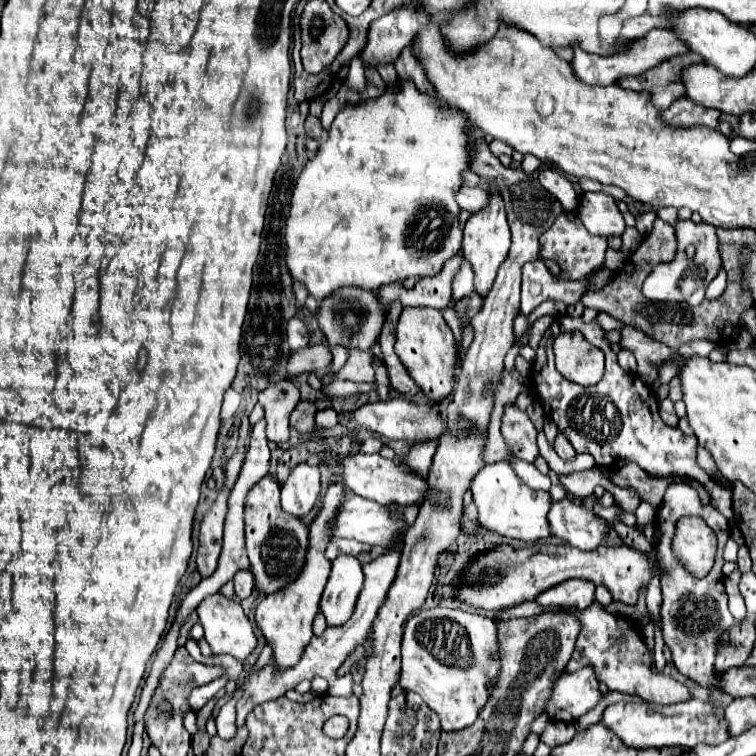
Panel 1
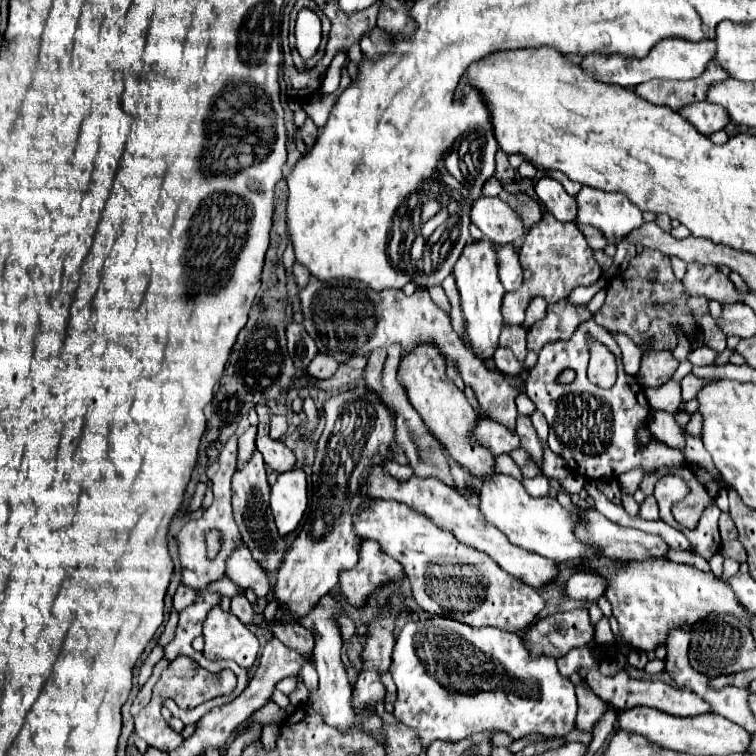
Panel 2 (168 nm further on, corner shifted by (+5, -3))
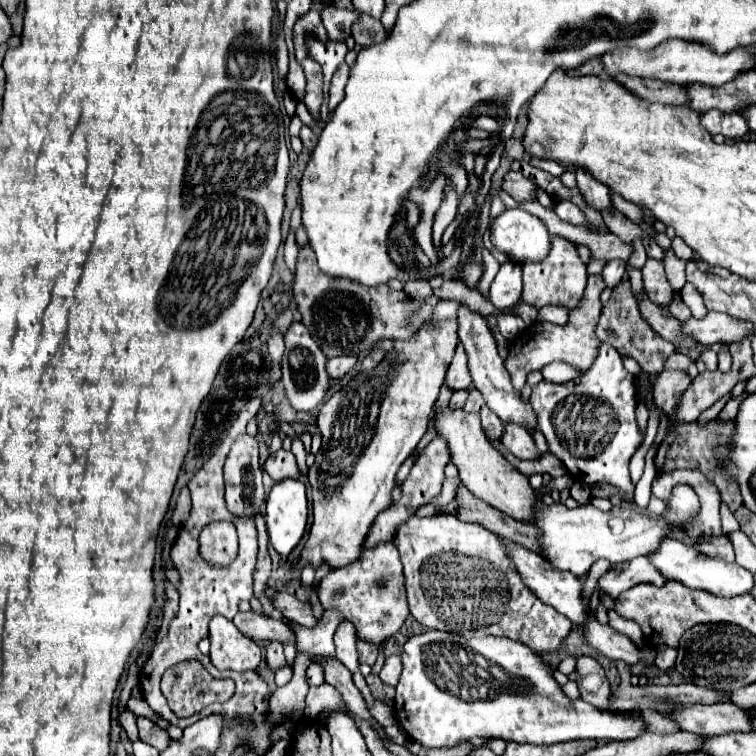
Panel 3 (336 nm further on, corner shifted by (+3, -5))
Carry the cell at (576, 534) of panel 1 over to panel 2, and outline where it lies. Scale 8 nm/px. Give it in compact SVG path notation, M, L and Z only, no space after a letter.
M559 492L557 494L557 502L562 504L562 506L571 506L573 510L579 510L581 514L581 520L579 520L579 526L577 526L577 534L583 542L587 544L593 544L599 548L599 554L605 556L605 558L613 558L613 560L625 560L625 562L645 562L645 560L651 560L651 558L667 558L669 554L669 544L659 538L659 536L653 536L653 534L645 534L641 530L633 530L633 528L623 528L611 520L607 520L603 514L599 514L597 510L581 510L577 508L569 494L567 492Z

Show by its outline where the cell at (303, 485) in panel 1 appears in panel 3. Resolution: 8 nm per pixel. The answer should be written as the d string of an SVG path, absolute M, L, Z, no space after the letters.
M281 480L271 488L265 522L269 542L279 554L287 556L301 540L307 526L307 496L301 480Z

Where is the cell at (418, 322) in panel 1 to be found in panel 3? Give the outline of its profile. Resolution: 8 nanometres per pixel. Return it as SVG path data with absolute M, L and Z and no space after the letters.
M443 408L435 412L433 416L437 436L441 436L447 442L451 462L459 468L459 478L463 484L481 500L491 504L493 508L499 508L501 512L509 514L511 518L531 522L533 516L533 502L535 502L535 492L529 486L529 480L515 470L503 456L501 452L495 452L491 440L485 436L481 428L481 418L477 414L465 414L461 408Z

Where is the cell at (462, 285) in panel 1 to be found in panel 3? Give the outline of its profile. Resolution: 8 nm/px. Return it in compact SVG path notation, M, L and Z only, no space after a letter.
M457 344L457 352L455 352L453 362L451 362L449 370L447 370L445 382L447 382L453 390L469 388L469 386L471 386L471 376L469 376L469 370L467 370L467 356L465 356L465 350L461 348L461 344Z

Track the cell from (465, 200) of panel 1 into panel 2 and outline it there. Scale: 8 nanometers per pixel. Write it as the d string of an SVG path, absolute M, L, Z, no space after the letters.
M479 198L471 208L471 222L487 236L485 240L503 246L525 234L523 220L499 198Z

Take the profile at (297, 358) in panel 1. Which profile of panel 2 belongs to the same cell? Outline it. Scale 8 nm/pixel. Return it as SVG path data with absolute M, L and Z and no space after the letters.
M317 354L309 366L309 376L325 380L325 378L331 378L337 372L337 368L339 368L339 362L335 358L327 354Z

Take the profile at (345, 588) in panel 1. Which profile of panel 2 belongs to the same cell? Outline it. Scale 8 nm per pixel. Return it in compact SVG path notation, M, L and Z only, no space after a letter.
M327 594L319 600L319 604L313 608L313 612L309 612L307 616L299 618L297 624L301 624L303 628L311 630L317 646L315 646L315 668L319 672L319 688L315 694L309 696L309 706L321 714L323 722L327 722L327 726L337 728L341 734L349 732L355 728L355 710L351 706L351 686L347 682L347 674L345 674L345 666L341 662L341 634L339 634L339 626L335 624L333 616L341 616L341 606Z

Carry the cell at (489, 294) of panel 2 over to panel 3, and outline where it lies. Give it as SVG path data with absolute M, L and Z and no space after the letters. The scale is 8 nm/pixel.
M461 304L461 312L459 312L459 340L465 346L467 352L467 360L469 360L469 374L473 378L473 386L483 394L485 404L497 414L501 416L503 422L515 422L521 426L529 426L529 428L537 428L537 418L531 410L529 404L521 404L521 394L511 386L509 380L509 372L505 370L505 364L497 352L497 340L495 340L495 332L489 328L489 320L487 316L483 316L477 310L471 310L467 304Z

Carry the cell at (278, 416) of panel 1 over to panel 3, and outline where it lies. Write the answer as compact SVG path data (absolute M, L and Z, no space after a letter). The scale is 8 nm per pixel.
M277 450L275 454L271 454L263 468L275 482L279 482L283 478L299 478L297 460L295 460L293 452L287 452L287 450Z

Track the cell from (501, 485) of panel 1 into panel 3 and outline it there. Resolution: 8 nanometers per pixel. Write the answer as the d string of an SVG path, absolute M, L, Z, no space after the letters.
M687 484L675 486L669 498L669 510L663 516L649 516L647 512L639 512L633 506L619 506L609 512L601 512L591 504L567 508L565 504L545 504L543 500L535 500L533 526L539 532L541 554L545 560L549 560L549 564L557 570L569 570L575 576L583 576L599 558L605 558L611 564L621 564L653 552L667 536L667 530L681 530L683 524L689 522L697 512L697 508L699 500L693 488Z

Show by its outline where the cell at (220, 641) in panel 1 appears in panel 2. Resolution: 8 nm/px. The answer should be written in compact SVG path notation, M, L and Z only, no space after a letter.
M215 606L203 624L205 650L203 656L209 660L235 660L241 668L251 668L257 660L259 640L255 634L239 622L231 612L223 612Z

